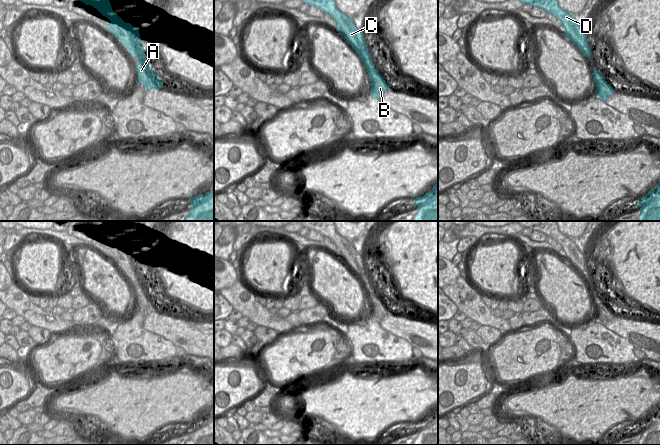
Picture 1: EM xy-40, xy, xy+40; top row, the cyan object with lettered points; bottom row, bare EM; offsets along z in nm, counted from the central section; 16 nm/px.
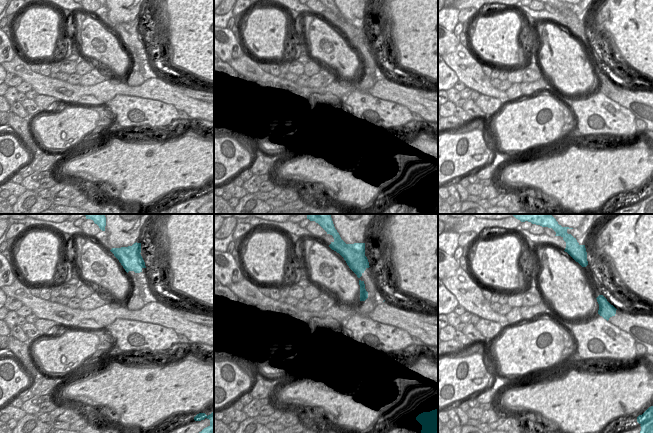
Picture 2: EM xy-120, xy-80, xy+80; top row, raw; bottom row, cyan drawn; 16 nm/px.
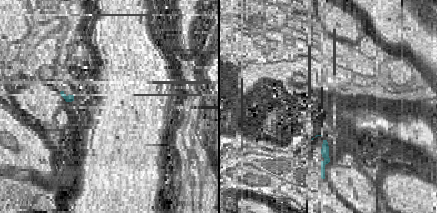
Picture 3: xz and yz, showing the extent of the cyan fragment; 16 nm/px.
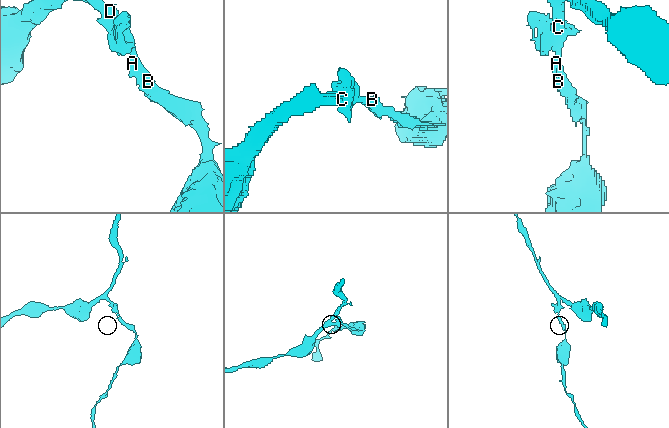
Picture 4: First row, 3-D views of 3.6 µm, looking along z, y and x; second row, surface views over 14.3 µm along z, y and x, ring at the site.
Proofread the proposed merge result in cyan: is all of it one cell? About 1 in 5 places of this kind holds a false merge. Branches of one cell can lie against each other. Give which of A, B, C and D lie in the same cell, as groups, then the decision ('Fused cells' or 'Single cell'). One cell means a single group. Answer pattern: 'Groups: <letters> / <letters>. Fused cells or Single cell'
Groups: A B C D. Single cell

